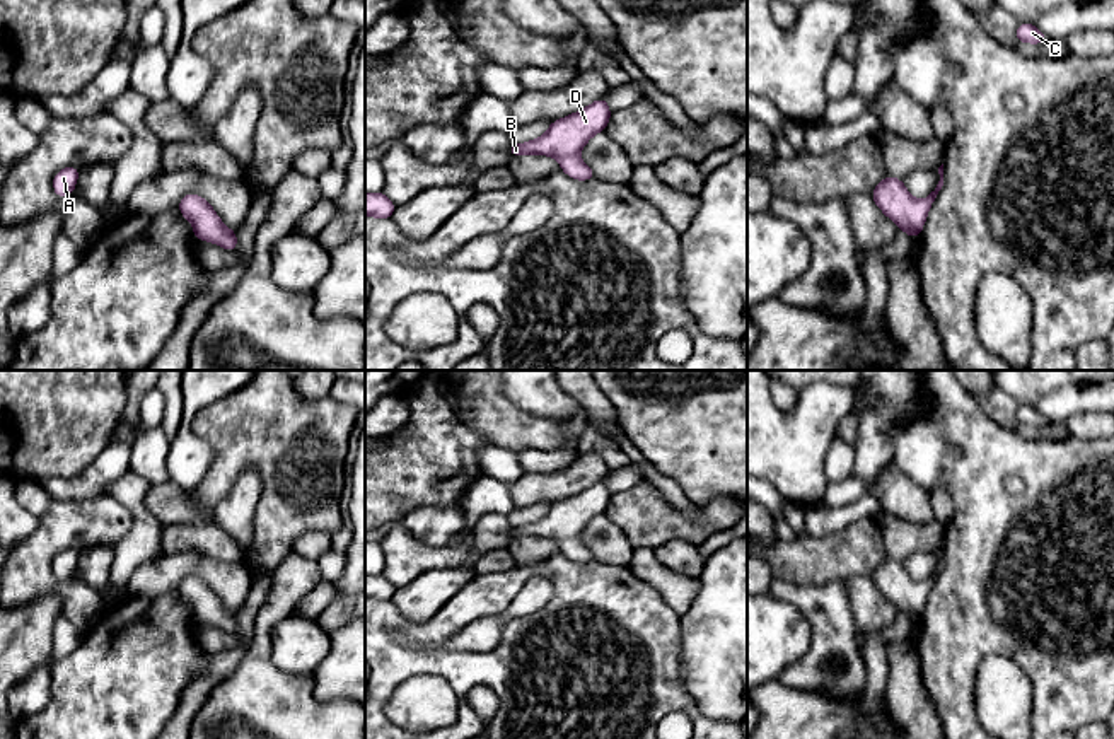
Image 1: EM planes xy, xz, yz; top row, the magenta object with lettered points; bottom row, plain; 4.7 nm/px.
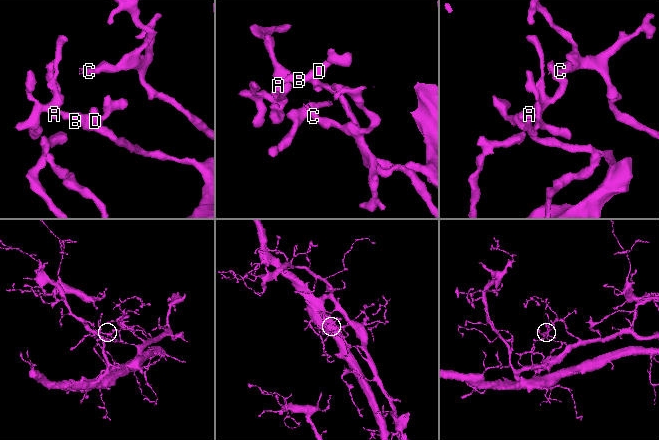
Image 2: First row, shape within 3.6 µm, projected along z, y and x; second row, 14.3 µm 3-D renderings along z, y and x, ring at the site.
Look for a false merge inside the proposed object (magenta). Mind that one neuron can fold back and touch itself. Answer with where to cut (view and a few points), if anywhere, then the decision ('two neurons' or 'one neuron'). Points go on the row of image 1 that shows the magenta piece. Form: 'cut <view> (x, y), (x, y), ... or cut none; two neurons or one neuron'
cut none; one neuron

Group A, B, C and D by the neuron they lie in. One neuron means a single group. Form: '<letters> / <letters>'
A B C D

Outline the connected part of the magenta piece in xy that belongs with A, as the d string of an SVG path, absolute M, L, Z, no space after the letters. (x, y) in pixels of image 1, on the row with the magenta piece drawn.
M65 167L60 169L53 177L53 191L60 198L70 198L72 191L77 186L80 167Z

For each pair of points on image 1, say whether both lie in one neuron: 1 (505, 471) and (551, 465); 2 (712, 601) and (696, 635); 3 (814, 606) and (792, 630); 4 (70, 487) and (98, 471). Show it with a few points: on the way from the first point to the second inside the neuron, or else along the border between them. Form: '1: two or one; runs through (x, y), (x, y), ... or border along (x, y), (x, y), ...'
1: two; border along (516, 453), (524, 471)
2: one; runs through (712, 610), (712, 620), (705, 627)
3: two; border along (770, 593), (806, 618), (804, 656)
4: one; runs through (77, 487), (82, 487), (91, 478)

